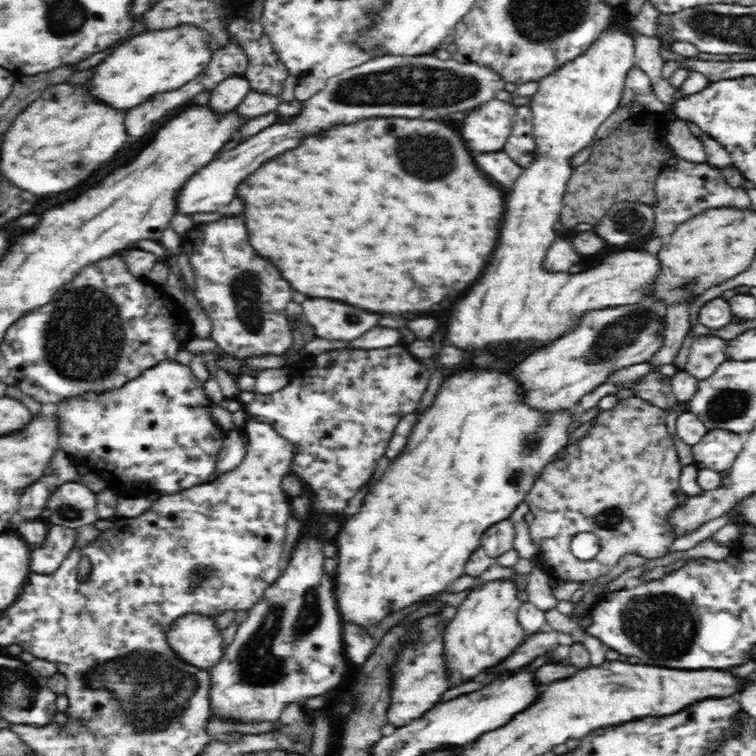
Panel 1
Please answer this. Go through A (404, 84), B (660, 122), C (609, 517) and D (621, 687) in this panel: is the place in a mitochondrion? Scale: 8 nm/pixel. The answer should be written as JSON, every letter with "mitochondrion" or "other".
{"A":"mitochondrion","B":"other","C":"mitochondrion","D":"mitochondrion"}

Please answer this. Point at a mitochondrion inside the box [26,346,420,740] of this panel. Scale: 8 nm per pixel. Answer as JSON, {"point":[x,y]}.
{"point":[156,690]}

